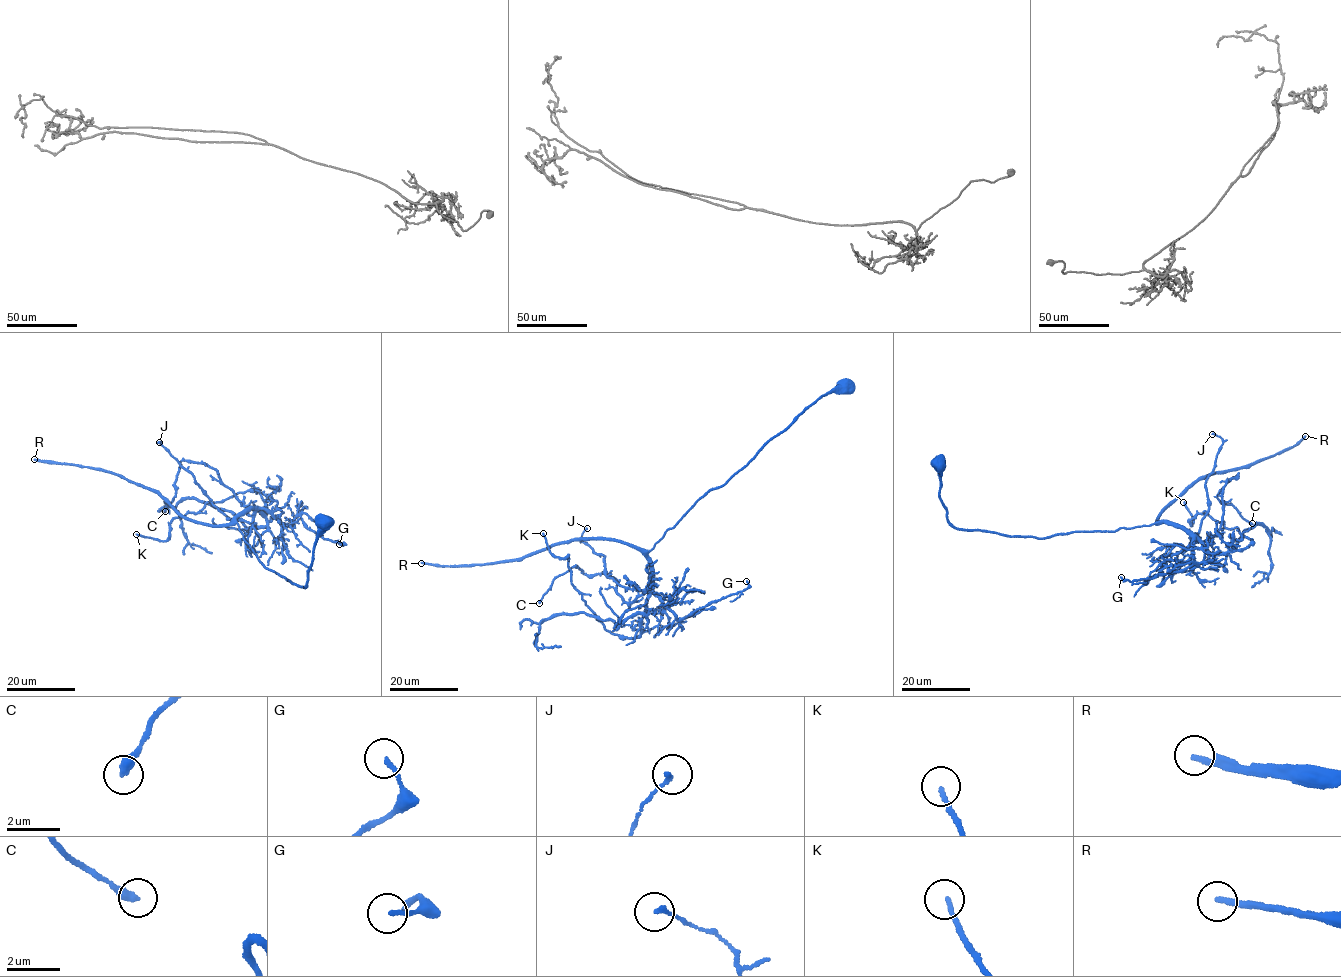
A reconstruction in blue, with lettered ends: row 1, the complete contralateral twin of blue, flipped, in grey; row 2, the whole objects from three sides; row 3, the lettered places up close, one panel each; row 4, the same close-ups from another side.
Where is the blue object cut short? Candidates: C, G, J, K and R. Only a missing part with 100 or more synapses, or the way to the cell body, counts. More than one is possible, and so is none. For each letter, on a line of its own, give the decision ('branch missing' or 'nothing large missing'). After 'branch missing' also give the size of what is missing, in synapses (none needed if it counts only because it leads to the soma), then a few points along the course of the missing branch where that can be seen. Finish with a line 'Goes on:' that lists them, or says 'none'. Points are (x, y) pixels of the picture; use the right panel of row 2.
C: nothing large missing
G: nothing large missing
J: nothing large missing
K: nothing large missing
R: branch missing | 500 syn
Goes on: R

